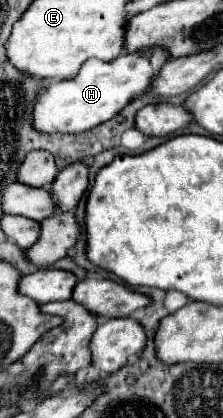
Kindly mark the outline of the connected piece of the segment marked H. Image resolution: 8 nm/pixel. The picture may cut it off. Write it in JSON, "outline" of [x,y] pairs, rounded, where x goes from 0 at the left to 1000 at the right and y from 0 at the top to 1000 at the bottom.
{"outline":[[[677,115],[614,129],[543,129],[498,148],[408,139],[336,187],[265,196],[247,191],[166,225],[139,263],[148,306],[202,321],[363,321],[444,301],[453,292],[480,292],[543,268],[596,225],[641,225],[668,211],[677,187],[722,167],[740,139],[749,134],[722,115]]]}

